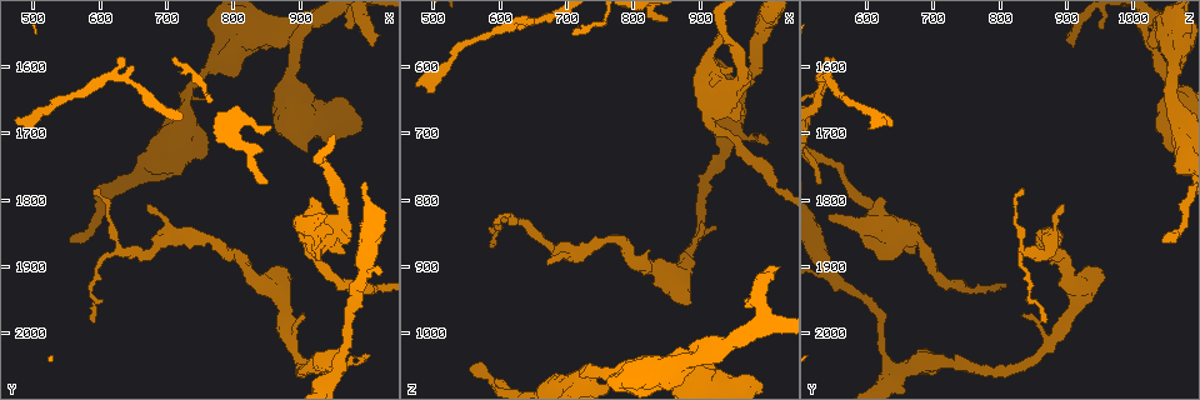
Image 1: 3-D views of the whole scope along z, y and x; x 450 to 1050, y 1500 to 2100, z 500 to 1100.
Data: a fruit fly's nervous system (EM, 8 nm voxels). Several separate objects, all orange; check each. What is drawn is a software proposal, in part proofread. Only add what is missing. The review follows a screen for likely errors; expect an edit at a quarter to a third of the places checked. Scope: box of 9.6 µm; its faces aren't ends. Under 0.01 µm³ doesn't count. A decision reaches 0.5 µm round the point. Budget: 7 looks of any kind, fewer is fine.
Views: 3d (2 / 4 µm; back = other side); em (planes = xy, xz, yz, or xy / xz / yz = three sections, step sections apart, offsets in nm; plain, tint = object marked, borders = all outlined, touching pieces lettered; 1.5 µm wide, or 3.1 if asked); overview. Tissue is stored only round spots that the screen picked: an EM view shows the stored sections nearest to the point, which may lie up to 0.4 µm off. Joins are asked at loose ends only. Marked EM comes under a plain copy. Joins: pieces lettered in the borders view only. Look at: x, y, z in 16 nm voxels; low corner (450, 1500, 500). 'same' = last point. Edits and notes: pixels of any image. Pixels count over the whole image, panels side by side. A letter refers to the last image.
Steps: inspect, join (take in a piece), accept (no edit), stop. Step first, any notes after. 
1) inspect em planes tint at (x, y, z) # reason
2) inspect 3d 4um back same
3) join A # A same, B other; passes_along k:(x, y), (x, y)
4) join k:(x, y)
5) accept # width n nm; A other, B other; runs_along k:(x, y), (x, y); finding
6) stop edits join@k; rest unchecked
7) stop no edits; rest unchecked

inspect 3d 4um at (890, 1915, 955) # thick end

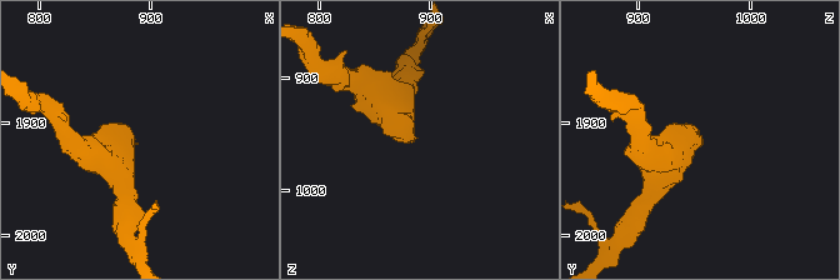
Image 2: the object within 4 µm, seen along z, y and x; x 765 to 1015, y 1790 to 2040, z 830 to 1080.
inspect em 3.1um yz step 8 borders at (886, 1916, 956) # shape alone is not enough

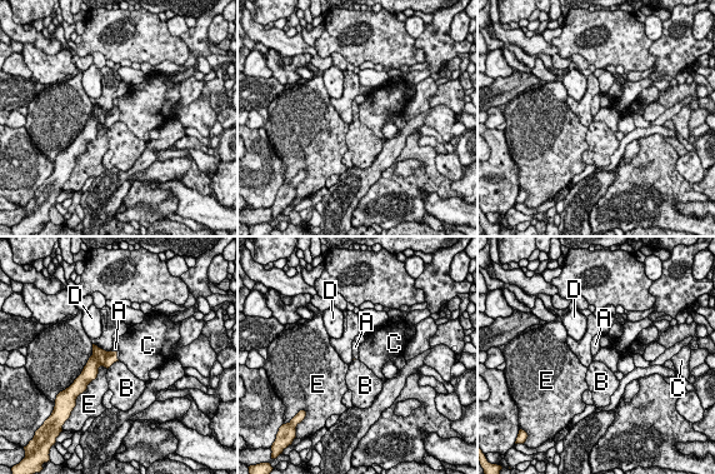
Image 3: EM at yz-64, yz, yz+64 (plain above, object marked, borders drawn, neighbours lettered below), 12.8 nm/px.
join A # A same, B other, C other, D other, E other; passes_along 3:(100, 358), (116, 353), (115, 348); the neuron continues

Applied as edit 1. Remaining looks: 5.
inspect overview

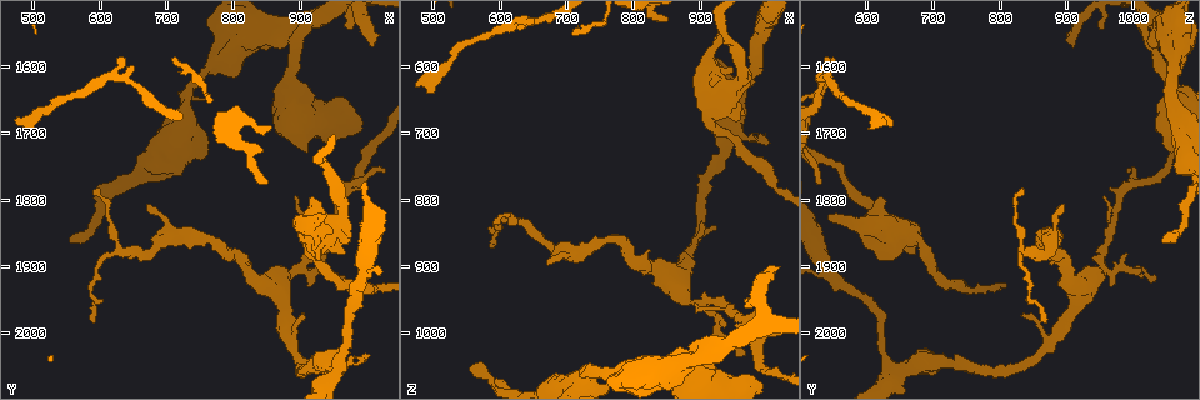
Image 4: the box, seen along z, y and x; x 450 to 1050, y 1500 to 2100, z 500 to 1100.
inspect em planes borders at (590, 1785, 835) # branch stops here

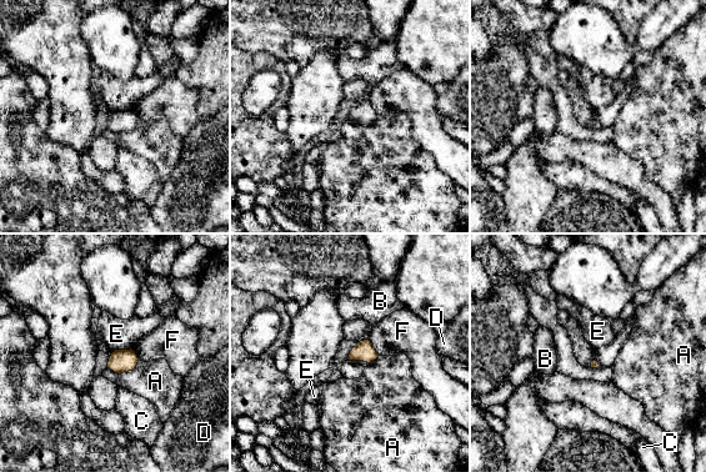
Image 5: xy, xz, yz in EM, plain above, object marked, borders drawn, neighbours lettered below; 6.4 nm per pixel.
accept # longest_contact A 160 nm; A other, B other, C other, D other, E other, F other; border 5:(131, 347), (114, 351); no lettered piece goes on from it

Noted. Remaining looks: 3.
inspect 3d 4um at (640, 1590, 535) # free end

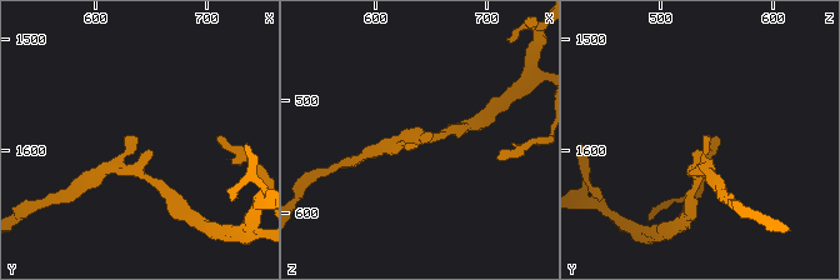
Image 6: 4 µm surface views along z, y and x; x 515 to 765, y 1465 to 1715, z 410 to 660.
inspect em yz step 4 tint at (638, 1588, 538)

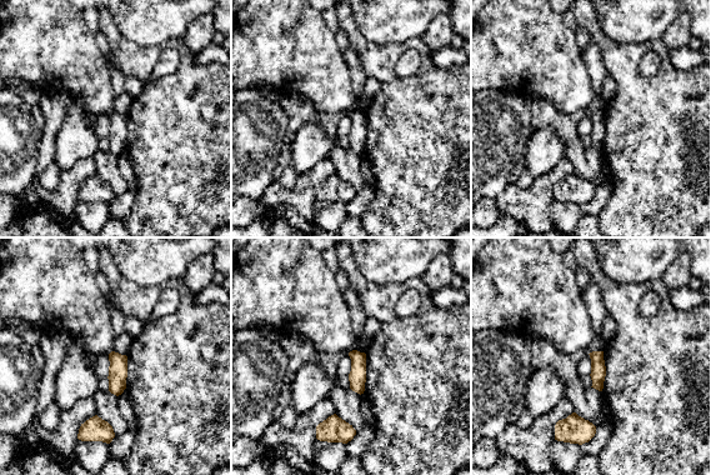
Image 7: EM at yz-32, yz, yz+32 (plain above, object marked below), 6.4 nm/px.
inspect em planes borders same # another direction

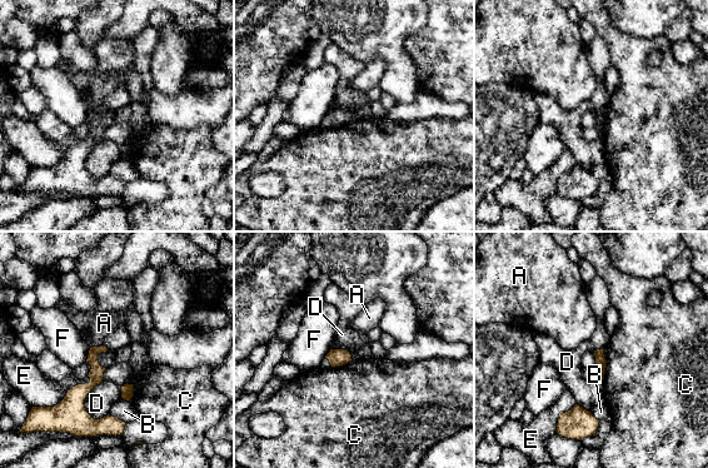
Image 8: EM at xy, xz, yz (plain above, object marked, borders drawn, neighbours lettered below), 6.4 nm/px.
accept # A other, B other, C other, D other, E other, F other; border 8:(103, 382), (84, 403), (94, 419); no lettered piece goes on from it

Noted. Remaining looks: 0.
stop edits join@3; rest unchecked

